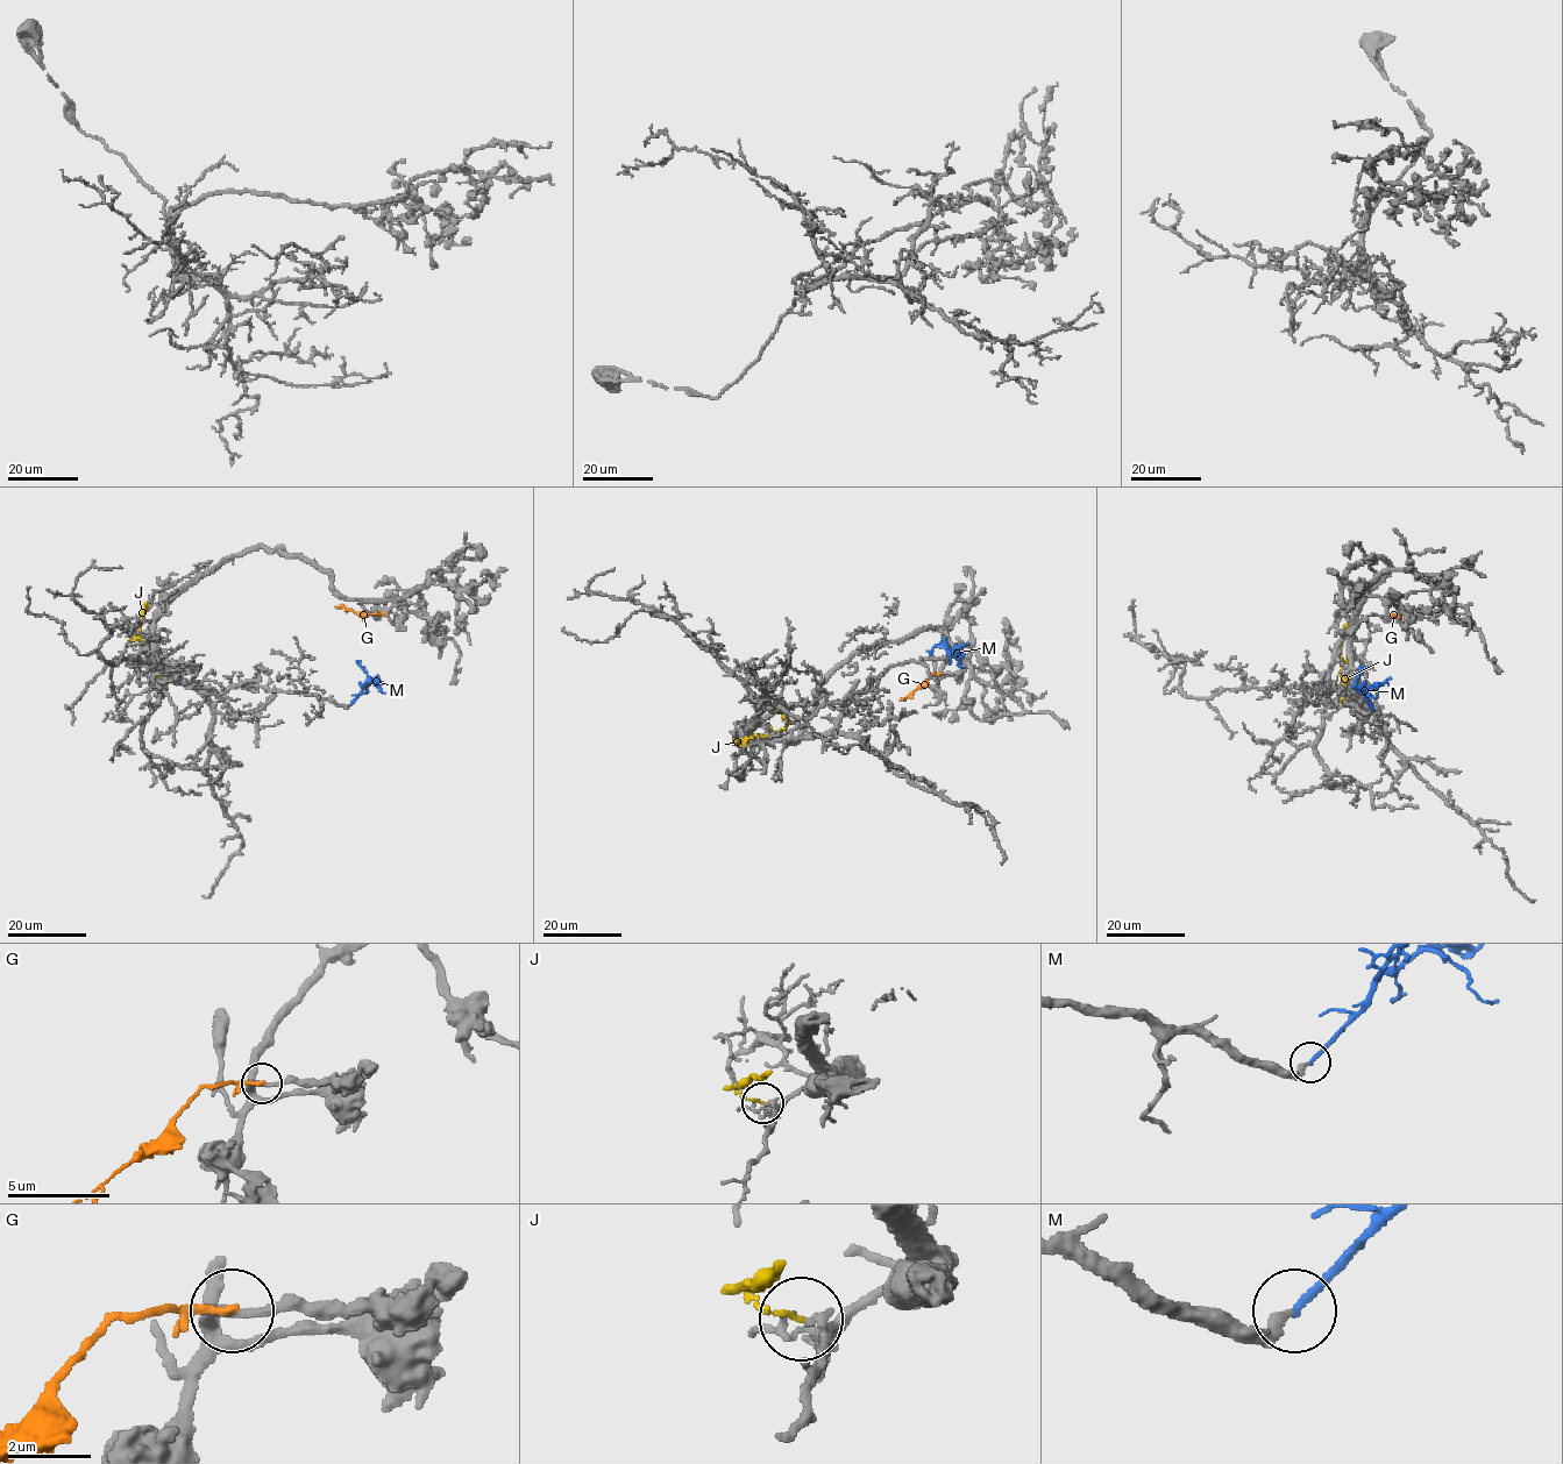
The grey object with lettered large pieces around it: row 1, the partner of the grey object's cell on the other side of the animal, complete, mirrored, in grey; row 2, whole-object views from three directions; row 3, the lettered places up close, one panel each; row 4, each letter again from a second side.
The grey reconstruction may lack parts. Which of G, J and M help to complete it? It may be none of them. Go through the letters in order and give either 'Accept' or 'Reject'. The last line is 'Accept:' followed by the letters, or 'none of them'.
G: Reject
J: Reject
M: Reject
Accept: none of them

